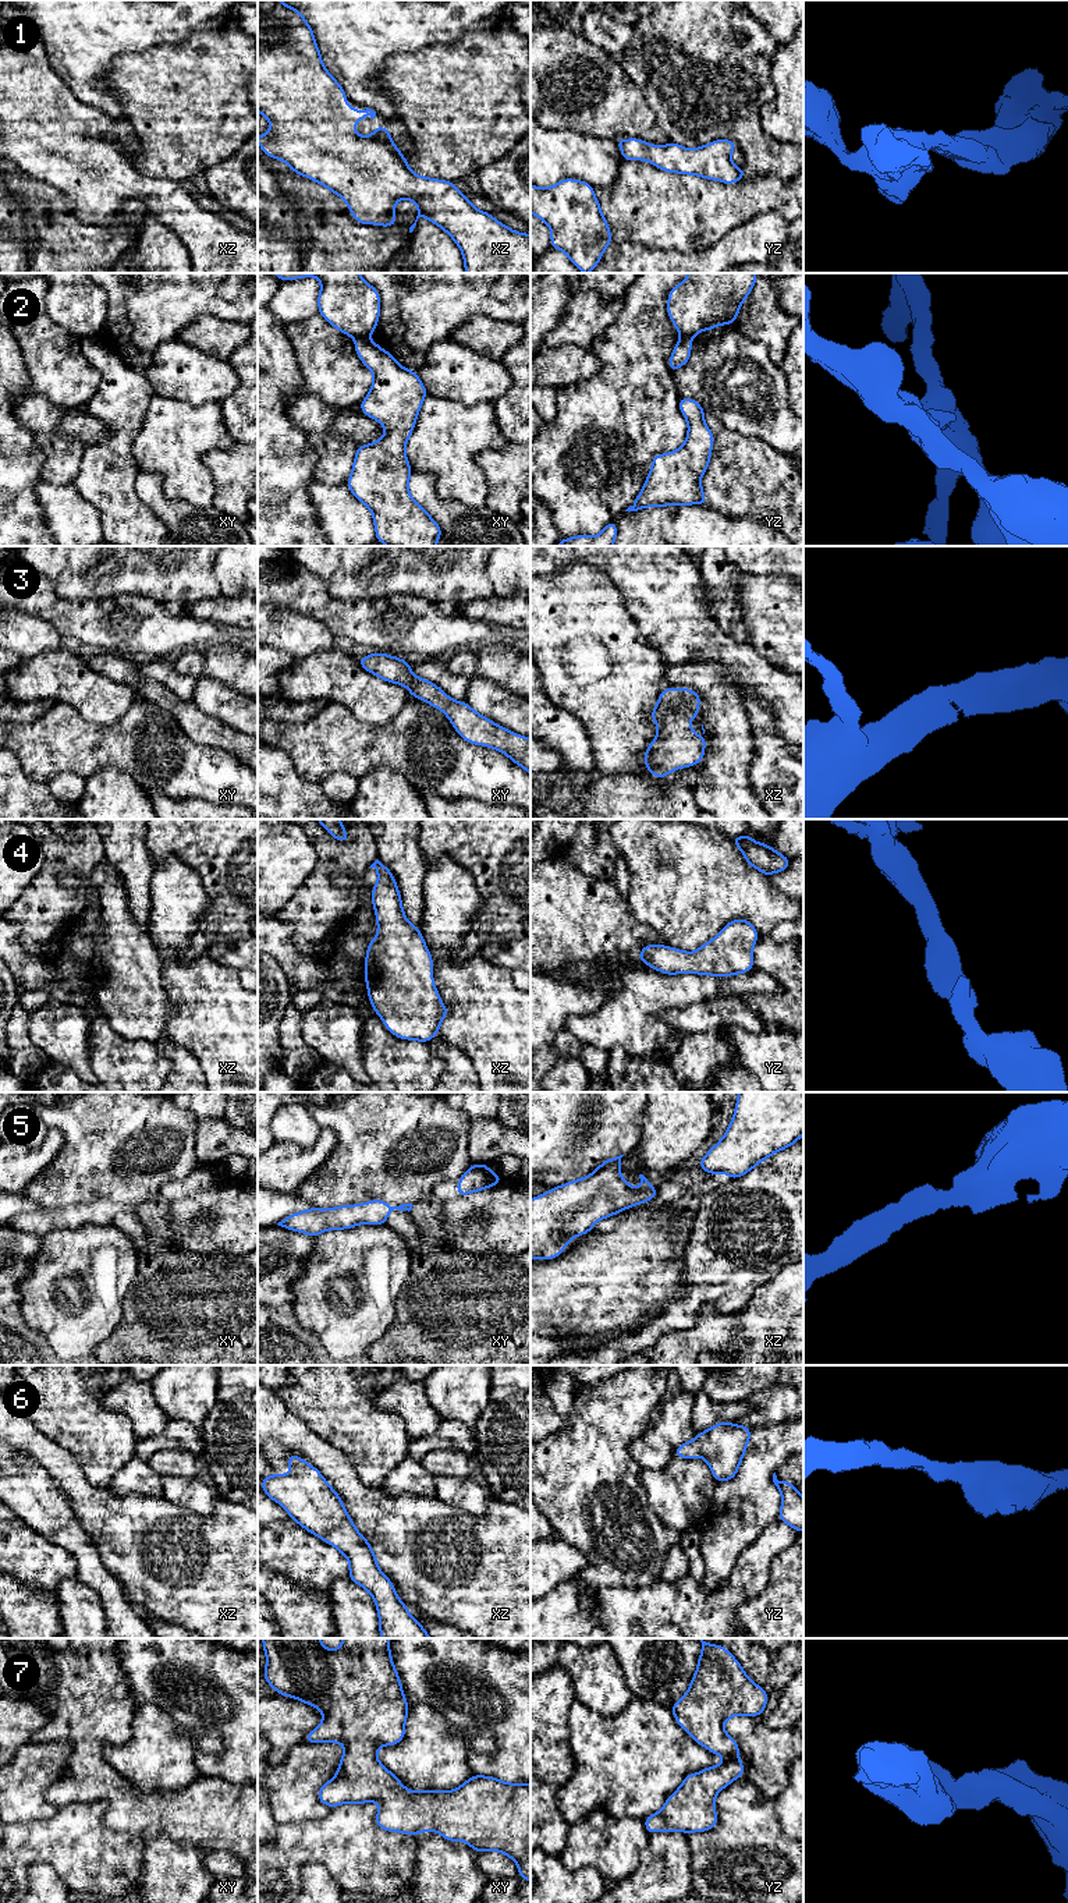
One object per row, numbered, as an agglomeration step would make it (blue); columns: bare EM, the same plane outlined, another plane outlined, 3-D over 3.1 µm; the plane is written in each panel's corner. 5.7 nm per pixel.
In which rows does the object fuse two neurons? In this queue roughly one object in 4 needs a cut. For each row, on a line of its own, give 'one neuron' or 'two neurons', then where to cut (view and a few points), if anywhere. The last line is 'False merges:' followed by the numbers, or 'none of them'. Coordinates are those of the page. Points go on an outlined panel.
1: one neuron; cut none
2: two neurons; cut xy (366, 336), (355, 339)
3: one neuron; cut none
4: one neuron; cut none
5: one neuron; cut none
6: one neuron; cut none
7: one neuron; cut none
False merges: 2

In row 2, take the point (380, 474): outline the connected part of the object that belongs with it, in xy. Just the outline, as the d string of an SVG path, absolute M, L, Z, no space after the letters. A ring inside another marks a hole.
M369 337L355 339L355 352L373 373L370 391L359 408L369 418L379 421L386 428L386 433L372 444L356 447L347 488L372 511L377 542L387 546L436 546L441 538L441 528L412 499L408 490L412 469L405 456L405 444L415 428L427 391L416 372L405 369L388 351L370 341Z

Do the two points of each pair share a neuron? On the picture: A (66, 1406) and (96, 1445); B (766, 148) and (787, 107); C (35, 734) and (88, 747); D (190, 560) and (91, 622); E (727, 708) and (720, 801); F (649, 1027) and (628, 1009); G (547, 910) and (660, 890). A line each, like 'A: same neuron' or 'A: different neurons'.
A: same neuron
B: different neurons
C: same neuron
D: different neurons
E: same neuron
F: same neuron
G: different neurons

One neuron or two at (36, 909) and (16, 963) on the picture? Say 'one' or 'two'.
two

